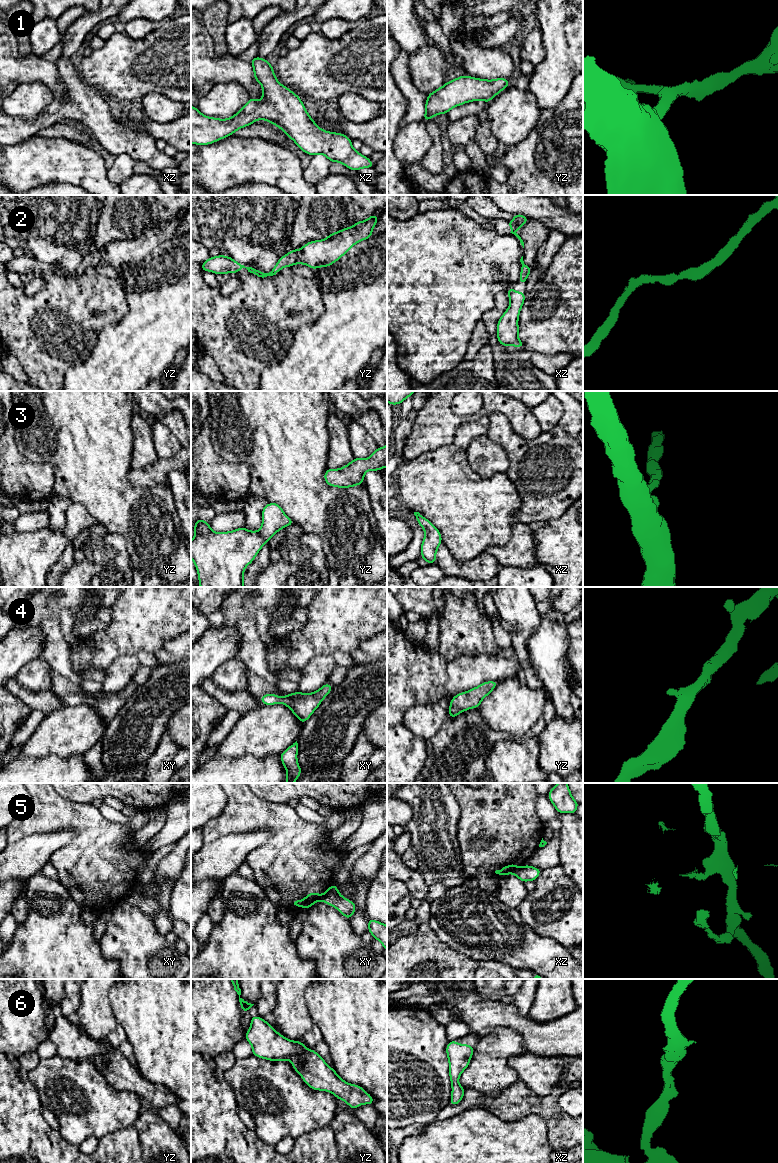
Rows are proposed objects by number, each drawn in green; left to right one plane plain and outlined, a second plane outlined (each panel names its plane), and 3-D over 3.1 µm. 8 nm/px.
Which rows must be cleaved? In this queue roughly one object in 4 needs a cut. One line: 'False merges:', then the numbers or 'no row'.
False merges: 5

